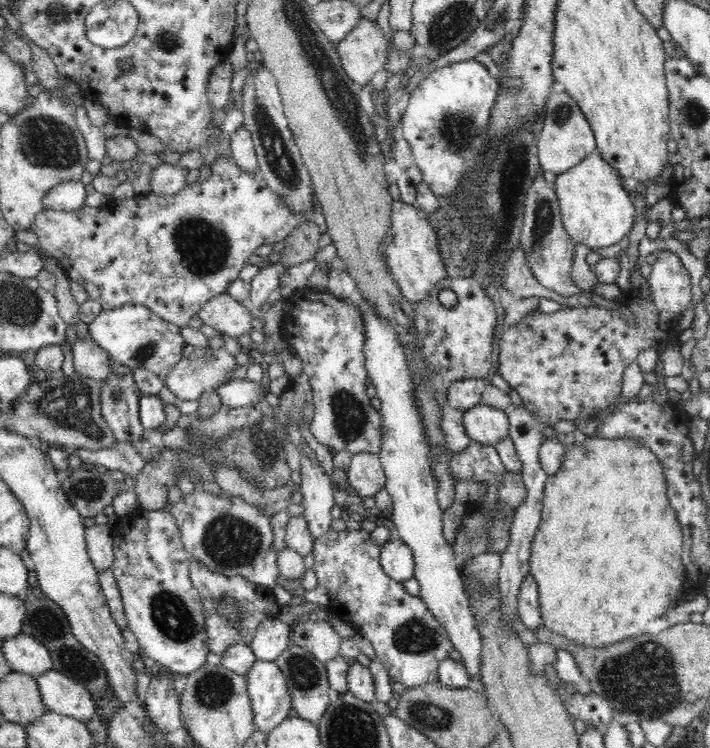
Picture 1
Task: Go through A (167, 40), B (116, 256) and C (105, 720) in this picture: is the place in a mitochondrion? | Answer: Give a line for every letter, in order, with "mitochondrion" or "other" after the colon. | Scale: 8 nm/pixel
A: mitochondrion
B: other
C: other

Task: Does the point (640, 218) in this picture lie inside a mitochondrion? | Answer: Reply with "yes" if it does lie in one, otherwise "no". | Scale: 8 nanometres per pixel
no

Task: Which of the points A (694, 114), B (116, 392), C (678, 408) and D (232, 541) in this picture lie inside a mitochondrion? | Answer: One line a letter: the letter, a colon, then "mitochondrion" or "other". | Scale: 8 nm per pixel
A: mitochondrion
B: mitochondrion
C: other
D: mitochondrion

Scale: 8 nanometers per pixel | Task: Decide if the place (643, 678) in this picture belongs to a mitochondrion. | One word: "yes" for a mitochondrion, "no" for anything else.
yes

